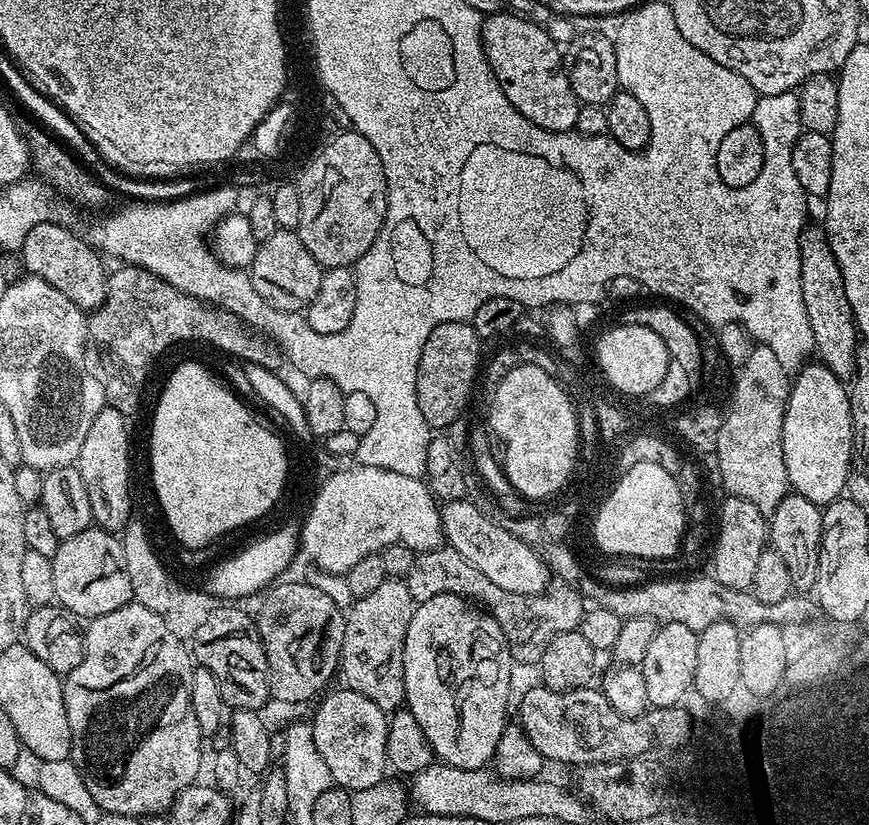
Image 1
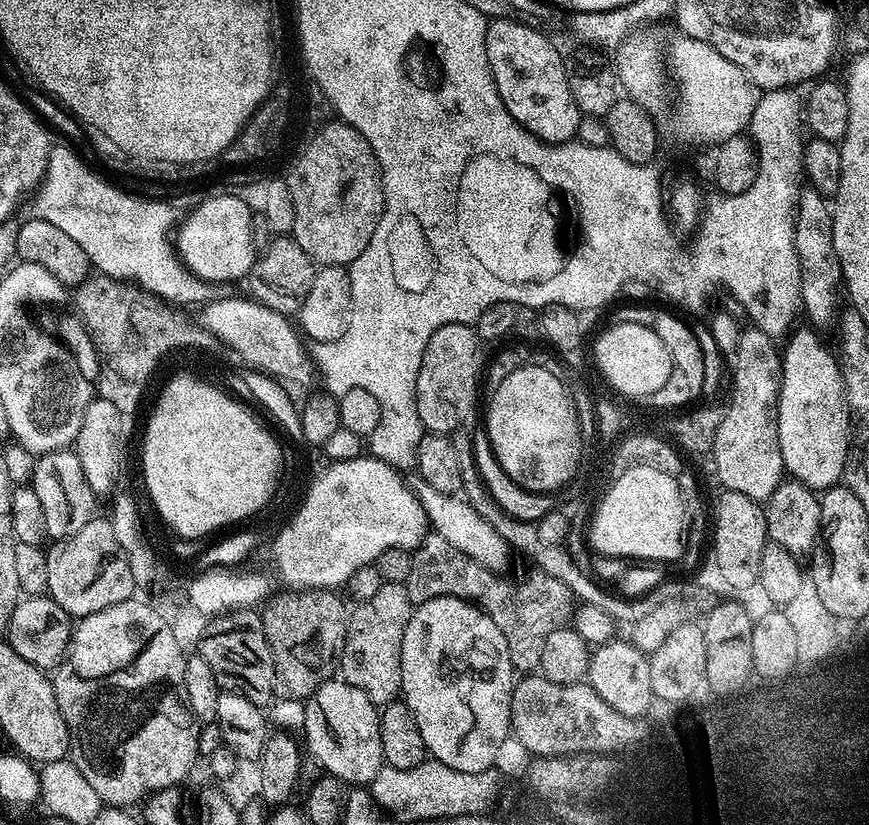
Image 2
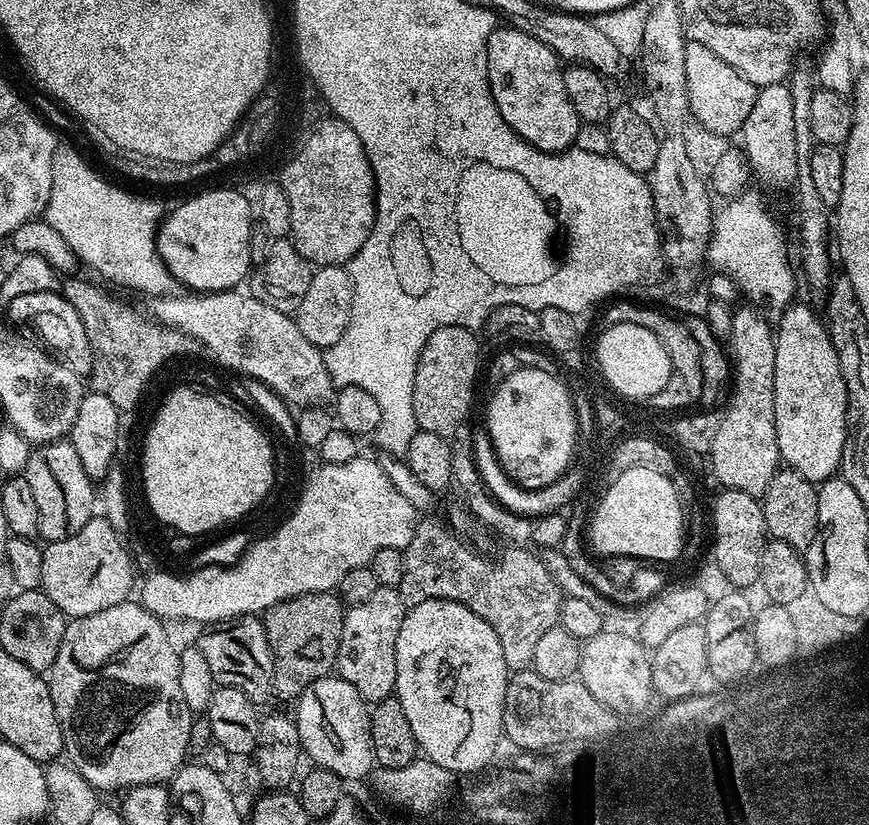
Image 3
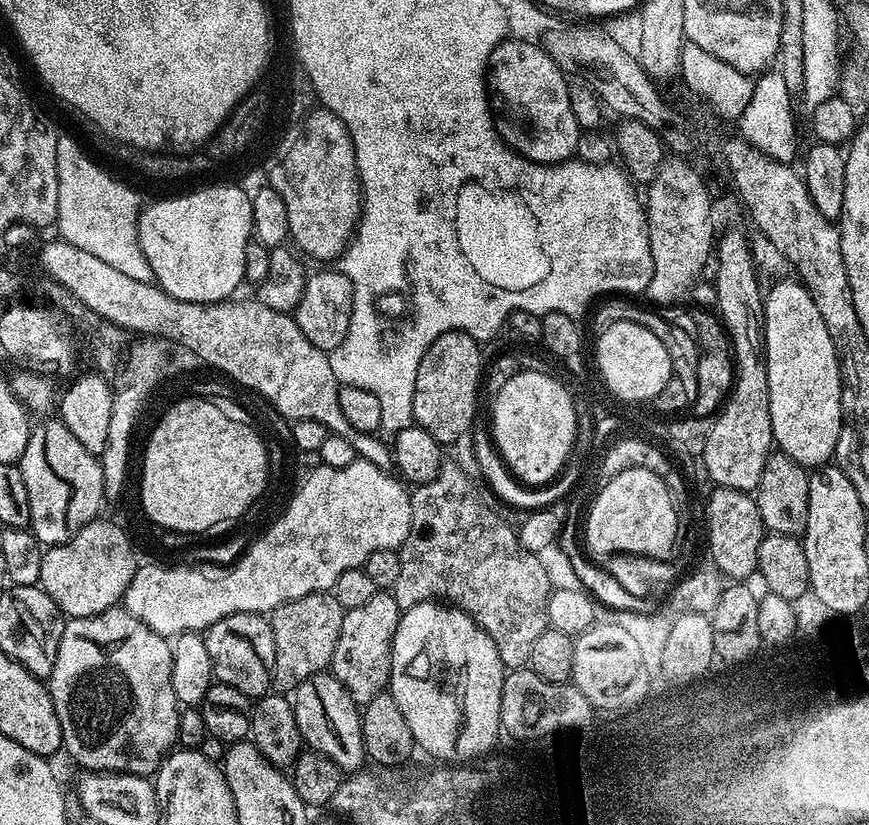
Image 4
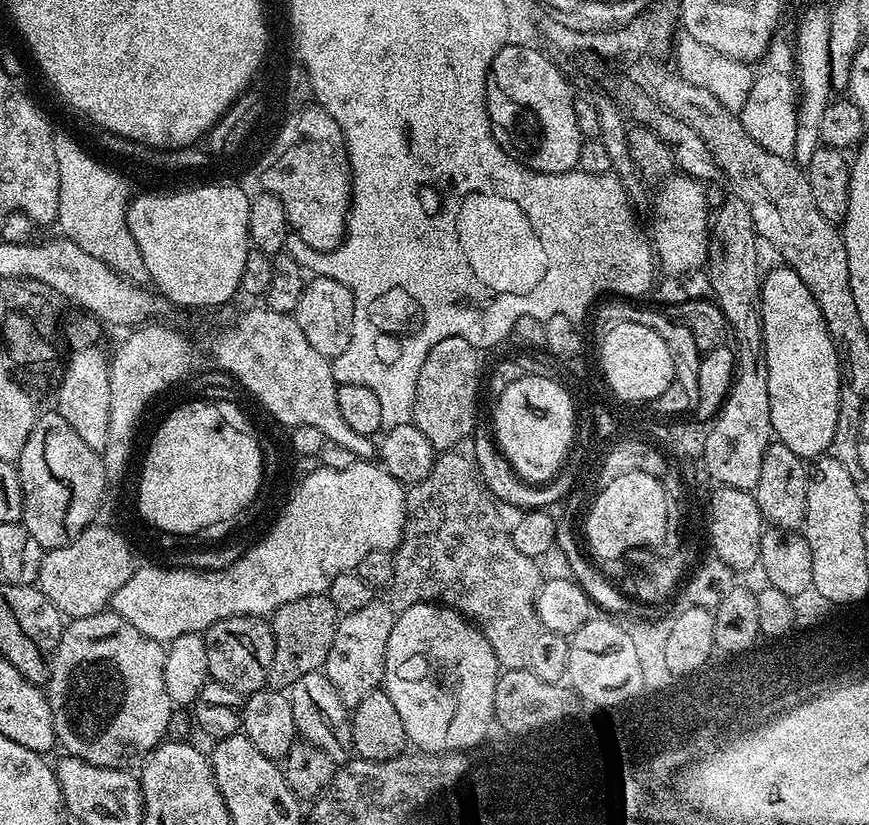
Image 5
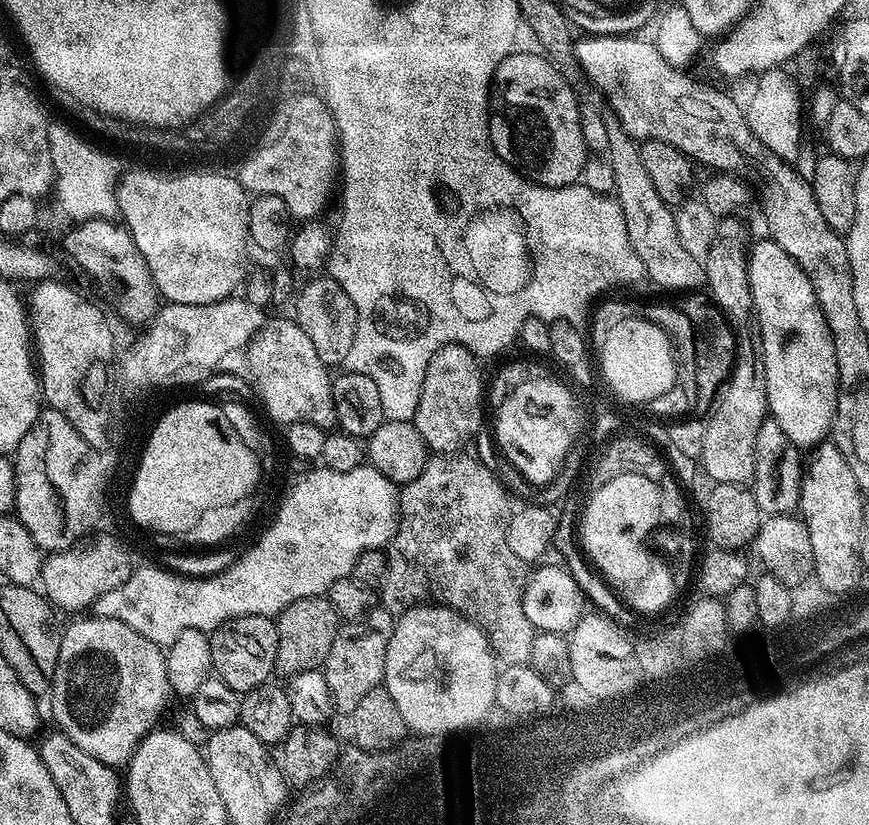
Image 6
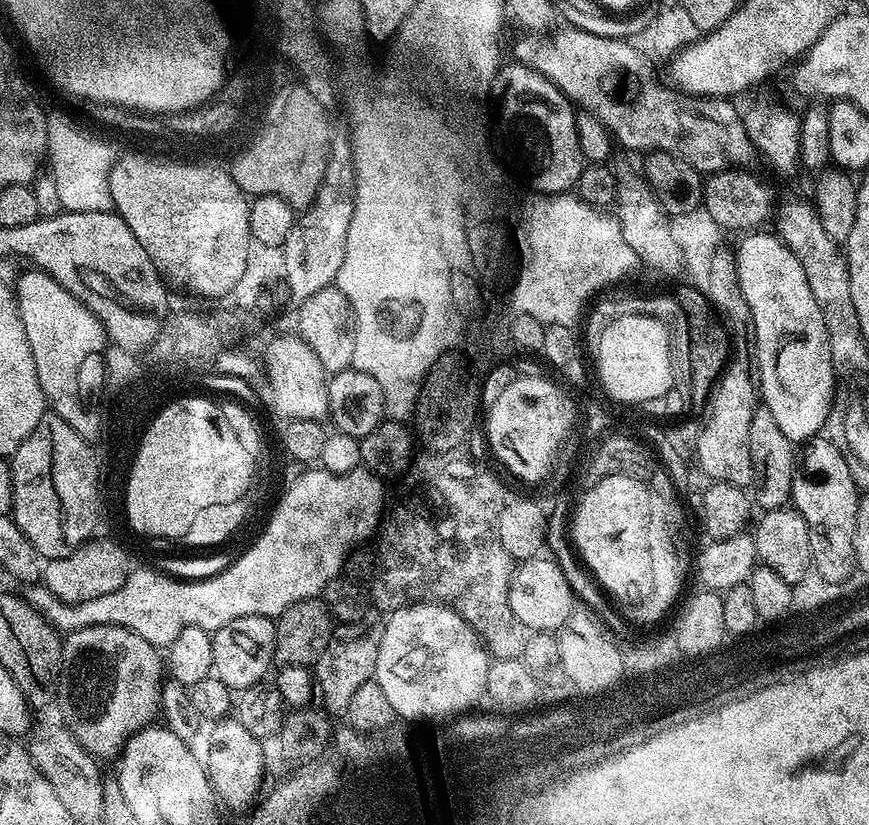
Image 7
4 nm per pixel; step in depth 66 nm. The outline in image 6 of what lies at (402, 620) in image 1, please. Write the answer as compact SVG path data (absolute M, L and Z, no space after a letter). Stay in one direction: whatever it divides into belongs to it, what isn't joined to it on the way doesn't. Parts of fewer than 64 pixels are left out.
M369 614L362 620L341 623L334 634L334 646L330 646L330 654L326 654L324 659L322 671L332 695L333 709L337 713L355 713L358 702L362 702L362 698L366 698L370 690L381 687L393 621L387 615L376 615Z

